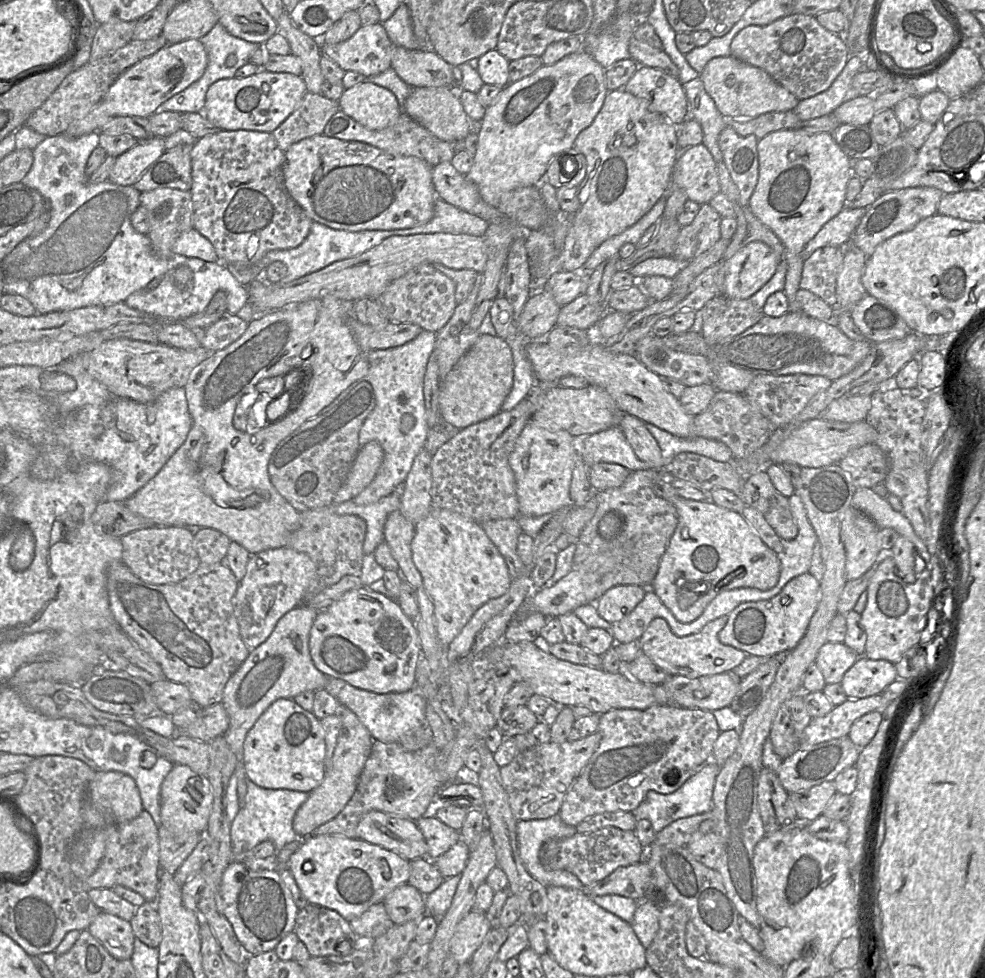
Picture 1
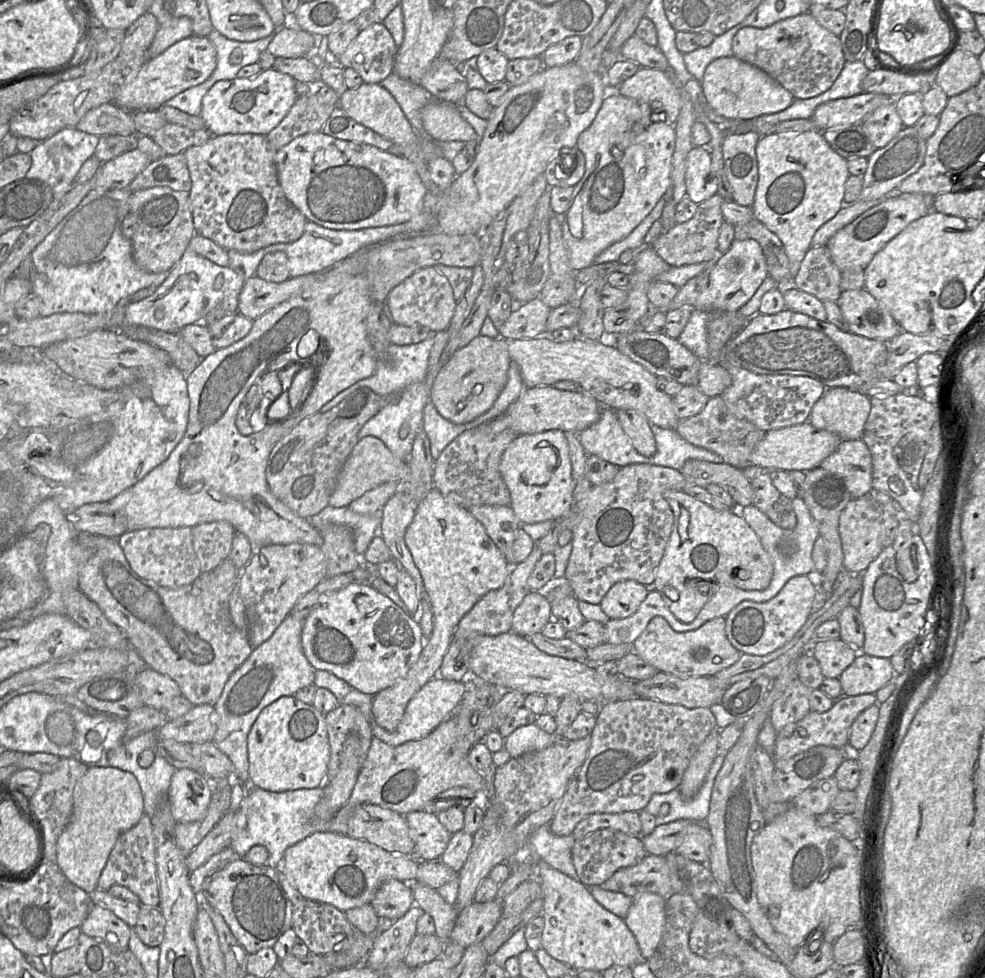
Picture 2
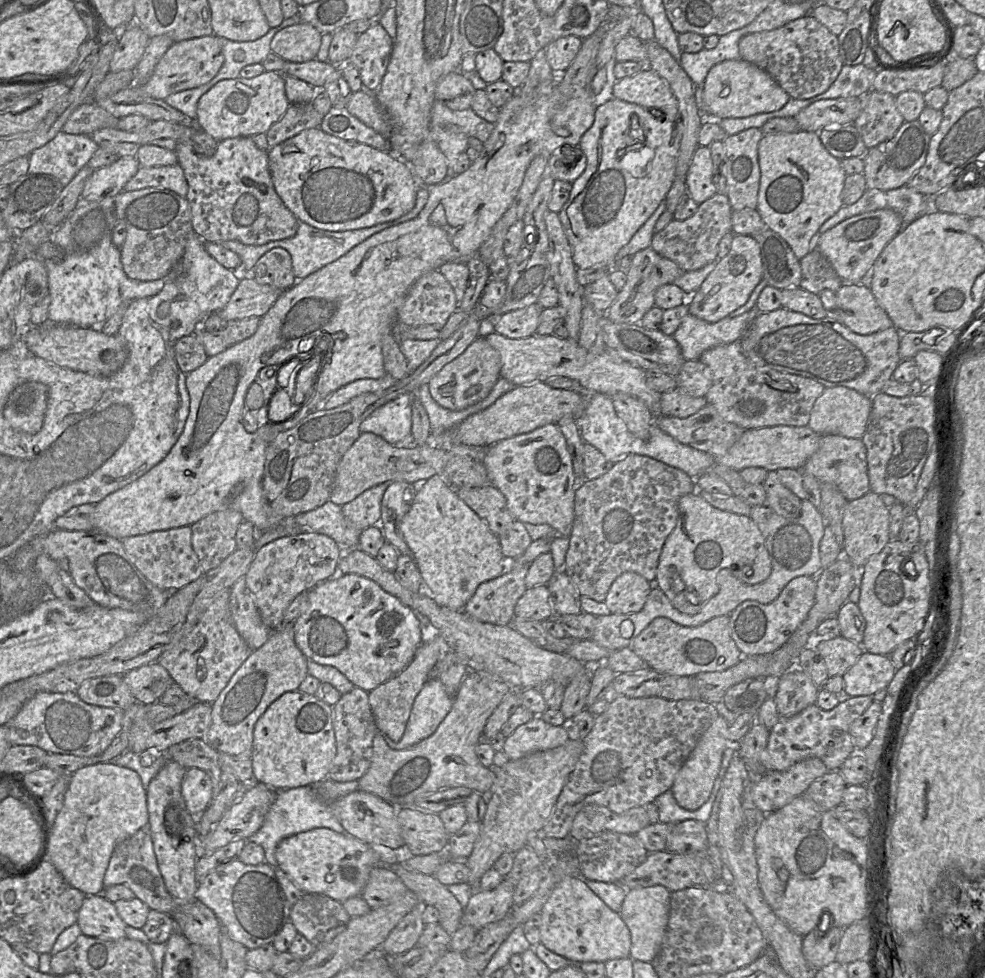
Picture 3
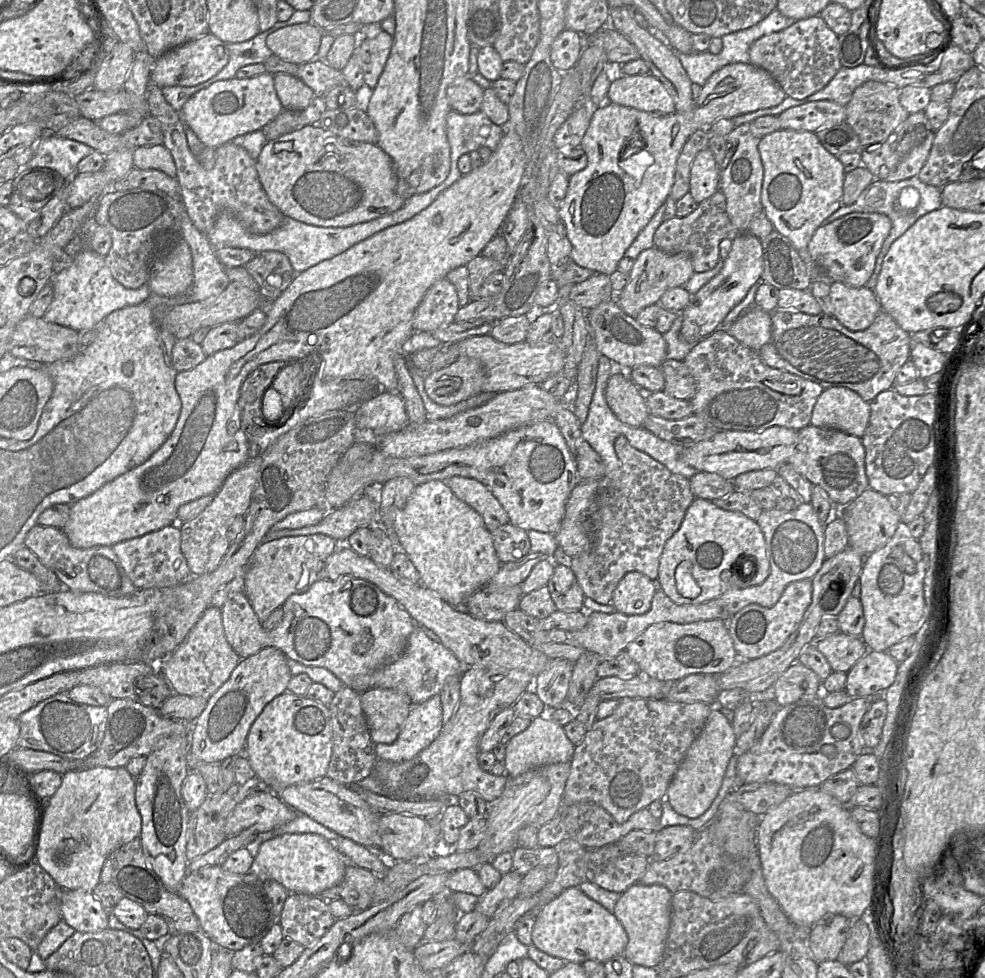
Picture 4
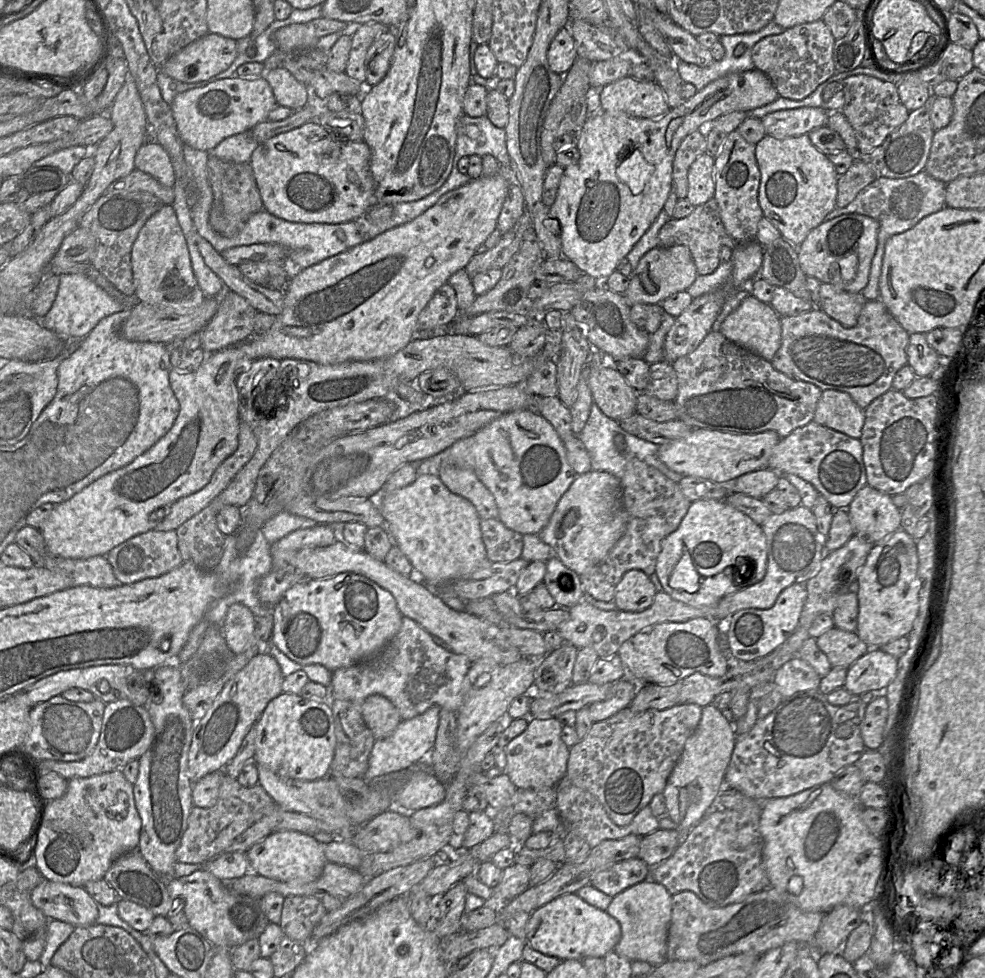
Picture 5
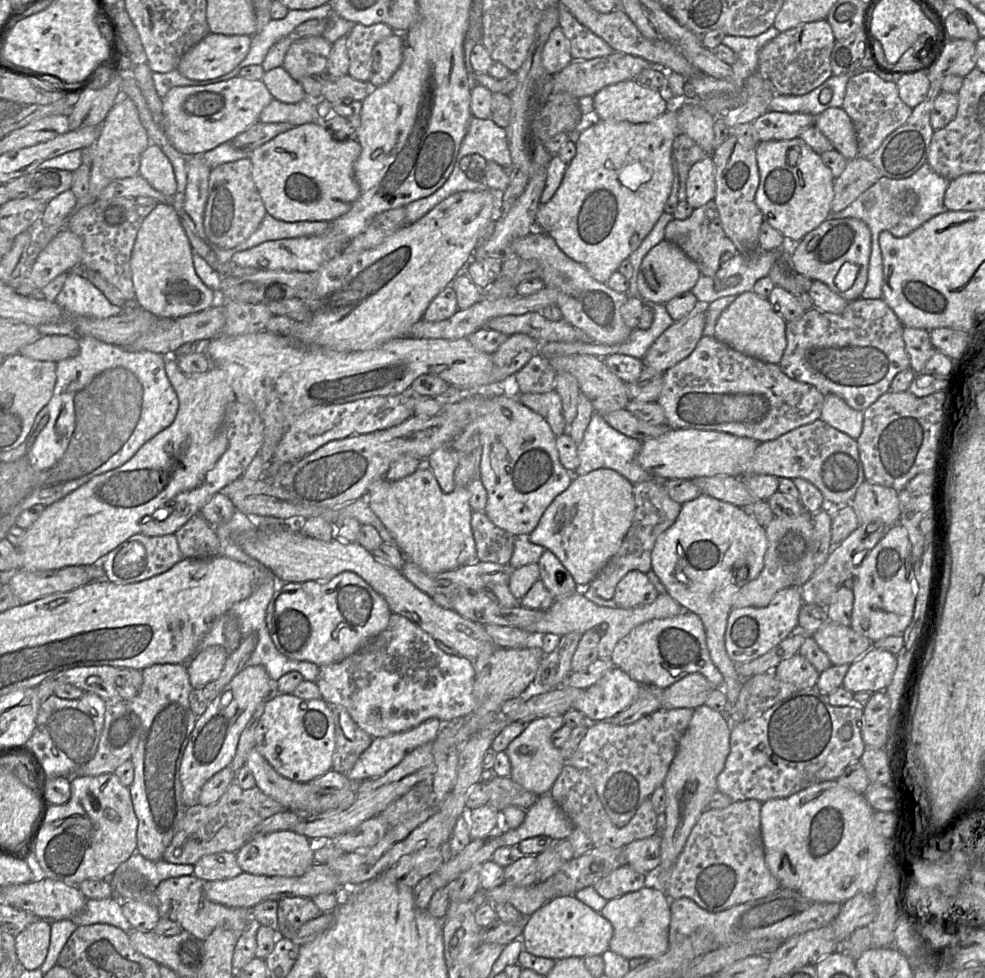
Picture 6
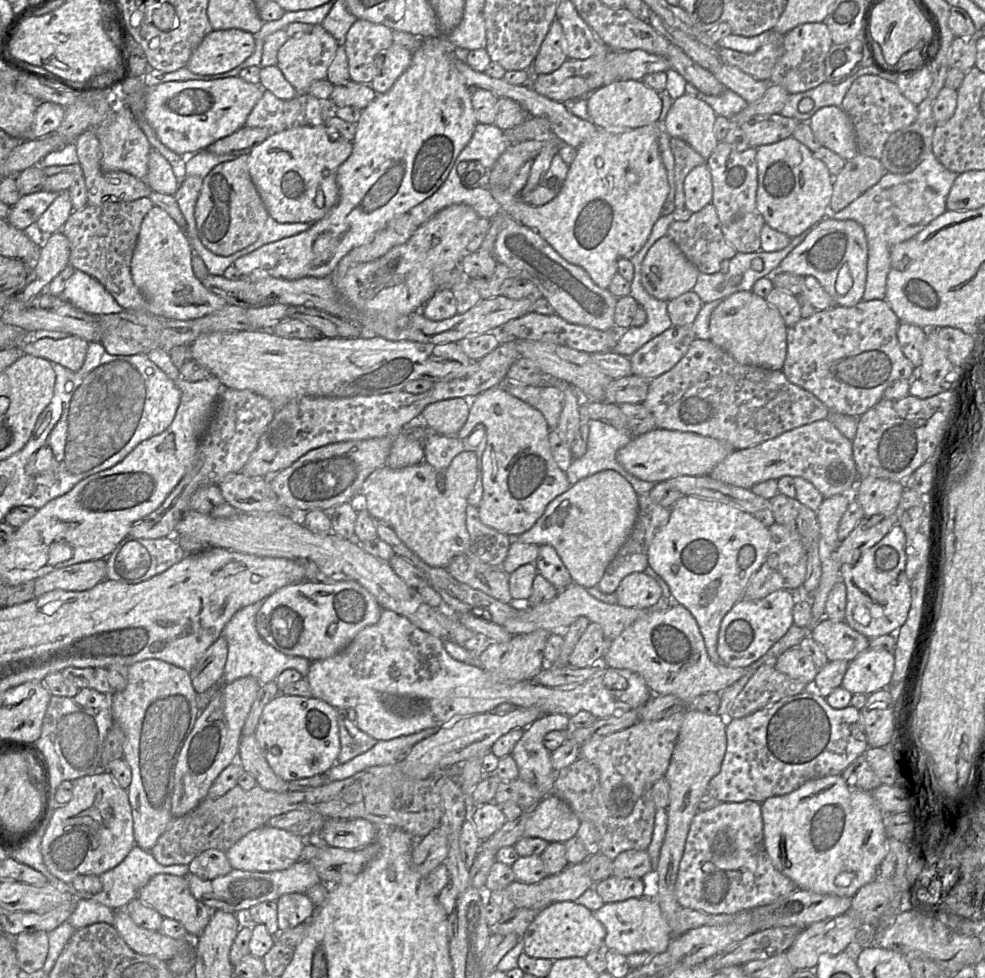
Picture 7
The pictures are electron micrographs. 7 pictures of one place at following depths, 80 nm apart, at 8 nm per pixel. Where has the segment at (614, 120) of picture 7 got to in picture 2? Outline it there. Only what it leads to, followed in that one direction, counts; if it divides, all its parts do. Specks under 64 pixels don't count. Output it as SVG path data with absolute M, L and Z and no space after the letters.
M640 67L639 70L633 76L626 79L618 86L617 92L624 97L632 98L638 100L641 103L645 103L655 111L664 111L664 113L666 114L666 121L661 122L666 122L671 125L675 124L682 106L680 90L678 89L677 84L672 80L669 73L658 69Z

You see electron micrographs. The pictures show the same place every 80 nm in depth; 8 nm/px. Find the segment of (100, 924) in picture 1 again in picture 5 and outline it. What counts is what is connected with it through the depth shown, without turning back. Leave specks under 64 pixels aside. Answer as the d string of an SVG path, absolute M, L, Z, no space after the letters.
M44 879L31 892L31 900L49 919L75 927L95 924L98 903L84 887Z

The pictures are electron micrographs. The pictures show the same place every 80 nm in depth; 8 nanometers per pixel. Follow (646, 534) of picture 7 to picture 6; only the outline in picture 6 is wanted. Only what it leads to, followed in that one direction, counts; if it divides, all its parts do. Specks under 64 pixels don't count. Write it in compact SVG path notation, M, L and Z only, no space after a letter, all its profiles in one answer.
M661 480L633 484L633 494L635 513L620 548L586 587L605 600L614 598L617 584L628 572L638 570L646 574L651 570L651 554L658 536L675 522L681 511L682 504L671 499Z

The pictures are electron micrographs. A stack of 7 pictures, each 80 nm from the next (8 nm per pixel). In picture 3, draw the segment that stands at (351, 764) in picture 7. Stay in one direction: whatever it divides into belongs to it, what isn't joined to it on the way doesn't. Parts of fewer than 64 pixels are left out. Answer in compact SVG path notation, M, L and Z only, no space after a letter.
M436 676L429 678L412 704L403 735L398 741L385 738L386 744L394 750L405 750L428 738L448 715L453 701Z

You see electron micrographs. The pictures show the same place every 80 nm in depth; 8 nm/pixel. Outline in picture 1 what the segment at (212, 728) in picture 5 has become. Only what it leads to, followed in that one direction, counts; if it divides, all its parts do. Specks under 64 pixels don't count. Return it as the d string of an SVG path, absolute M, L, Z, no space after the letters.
M306 605L287 612L278 621L268 639L250 652L224 687L221 703L229 716L229 726L223 736L237 758L234 773L238 778L237 796L240 808L247 793L243 744L248 731L274 701L280 698L293 699L305 691L324 689L329 678L316 668L309 650L310 630L317 614L318 610Z

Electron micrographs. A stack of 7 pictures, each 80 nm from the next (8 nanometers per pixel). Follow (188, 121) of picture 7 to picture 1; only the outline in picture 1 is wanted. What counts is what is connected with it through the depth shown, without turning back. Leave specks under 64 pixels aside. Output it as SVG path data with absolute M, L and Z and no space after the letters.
M260 68L256 74L245 78L226 78L214 82L206 93L203 114L219 130L272 133L297 108L306 92L301 75Z

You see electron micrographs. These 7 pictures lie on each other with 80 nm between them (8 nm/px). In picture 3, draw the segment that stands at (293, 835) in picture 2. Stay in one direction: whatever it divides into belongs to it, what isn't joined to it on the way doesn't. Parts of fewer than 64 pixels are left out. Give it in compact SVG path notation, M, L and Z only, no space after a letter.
M326 779L317 784L277 791L275 801L267 812L262 826L246 840L246 843L262 846L265 851L265 863L277 867L275 851L283 839L318 828L342 833L342 826L331 812L330 804L353 791L358 791L358 781L333 782Z

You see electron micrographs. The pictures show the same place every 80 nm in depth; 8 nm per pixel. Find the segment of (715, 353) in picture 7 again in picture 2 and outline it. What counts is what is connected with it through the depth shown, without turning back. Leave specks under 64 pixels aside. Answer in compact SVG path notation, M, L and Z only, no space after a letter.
M724 356L721 357L719 365L724 367L732 378L731 385L720 395L728 410L737 418L749 421L765 432L807 422L814 404L827 389L821 382L807 376L756 374L724 360Z

